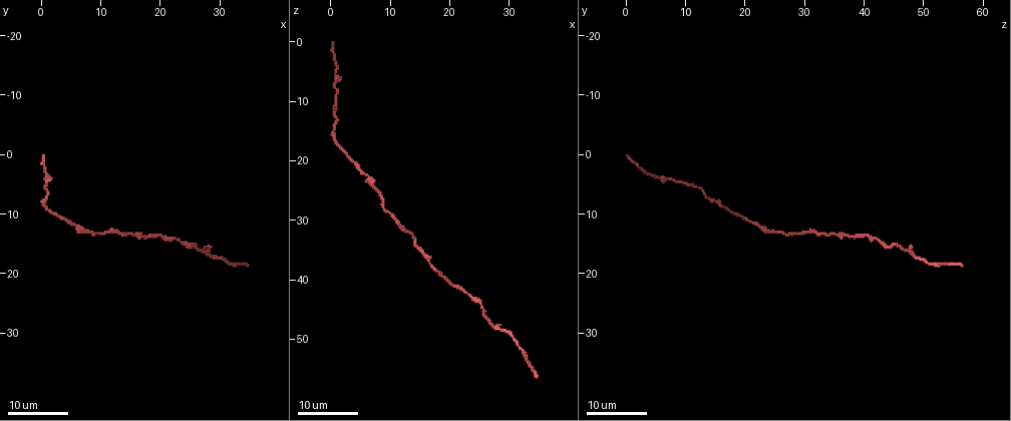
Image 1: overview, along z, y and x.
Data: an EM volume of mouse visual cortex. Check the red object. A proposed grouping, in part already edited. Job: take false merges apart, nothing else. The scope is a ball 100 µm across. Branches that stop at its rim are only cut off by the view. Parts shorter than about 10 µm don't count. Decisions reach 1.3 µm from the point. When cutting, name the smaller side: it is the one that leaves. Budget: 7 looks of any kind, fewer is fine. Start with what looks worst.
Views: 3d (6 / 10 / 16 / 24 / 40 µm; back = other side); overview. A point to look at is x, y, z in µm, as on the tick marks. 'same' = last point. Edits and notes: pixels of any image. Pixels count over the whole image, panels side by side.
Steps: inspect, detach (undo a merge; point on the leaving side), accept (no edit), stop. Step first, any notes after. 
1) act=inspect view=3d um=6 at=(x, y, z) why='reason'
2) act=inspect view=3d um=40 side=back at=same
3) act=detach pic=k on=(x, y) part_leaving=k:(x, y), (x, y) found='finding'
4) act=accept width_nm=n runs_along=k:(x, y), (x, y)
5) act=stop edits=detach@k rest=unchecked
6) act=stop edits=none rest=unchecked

act=inspect view=3d um=16 at=(25.0, 15.5, 45.0) why='thin neck'

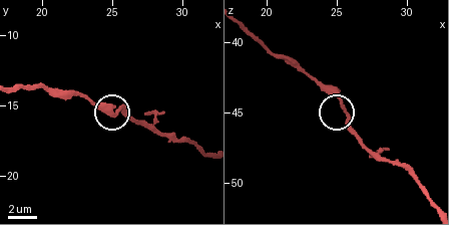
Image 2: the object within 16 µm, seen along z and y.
act=inspect view=3d um=10 at=(25.6, 15.4, 44.6)

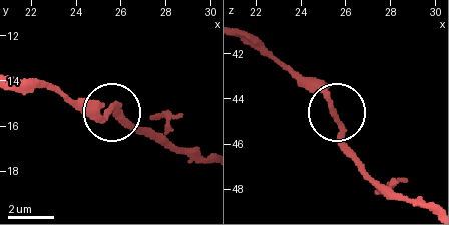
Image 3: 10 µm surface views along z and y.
act=accept runs_along=3:(20, 79), (43, 81), (108, 114), (117, 108), (138, 126) found='continuous, no second neuron'

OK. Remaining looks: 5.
act=inspect view=3d um=16 at=(15.5, 13.5, 35.5) why='calibre changes'

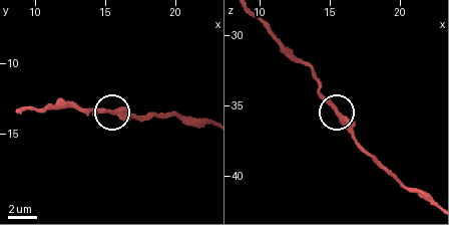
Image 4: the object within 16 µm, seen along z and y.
act=inspect view=3d um=10 at=(15.4, 13.4, 35.2)

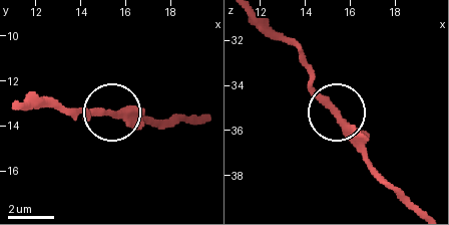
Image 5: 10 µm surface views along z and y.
act=accept runs_along=5:(255, 17), (295, 46), (309, 86), (368, 159) found='all the same neuron'

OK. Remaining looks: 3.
act=inspect view=3d um=24 at=(30.5, 17.5, 49.5)

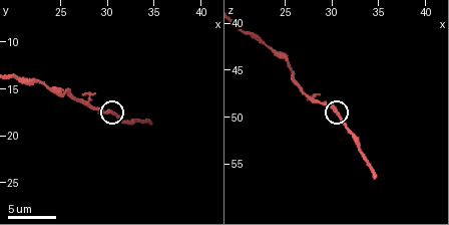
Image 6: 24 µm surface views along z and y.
act=inspect view=3d um=10 at=(30.4, 17.4, 49.6)

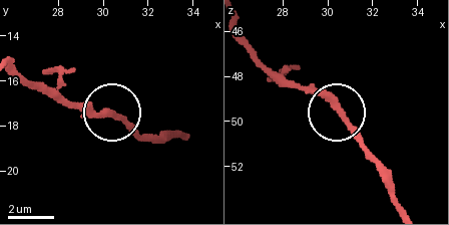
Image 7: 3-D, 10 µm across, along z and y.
act=accept found='continuous, no second neuron'

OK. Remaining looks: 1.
act=stop edits=none rest=unchecked

